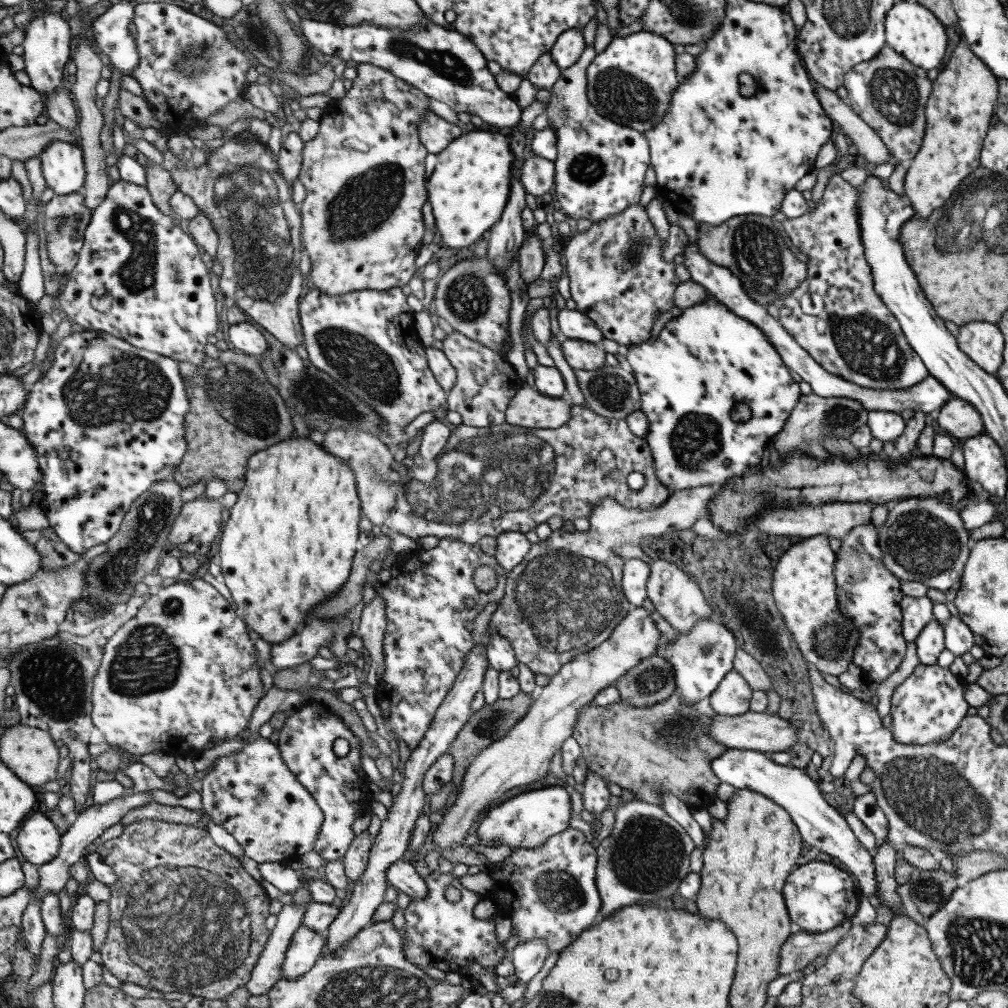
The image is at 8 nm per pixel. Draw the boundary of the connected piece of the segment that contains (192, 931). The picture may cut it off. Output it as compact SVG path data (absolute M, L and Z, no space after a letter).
M141 820L128 824L121 836L100 842L97 852L104 856L104 861L109 863L117 873L118 881L109 886L110 888L110 927L100 954L102 965L105 966L114 977L122 983L131 982L143 988L157 987L162 994L172 994L175 990L184 994L185 997L202 997L208 1000L224 1000L229 994L241 987L245 987L252 978L260 952L267 944L267 928L263 926L267 918L267 896L263 888L257 884L257 880L243 870L243 864L228 850L221 848L213 840L213 835L207 828L195 828L191 824L175 824L162 820Z

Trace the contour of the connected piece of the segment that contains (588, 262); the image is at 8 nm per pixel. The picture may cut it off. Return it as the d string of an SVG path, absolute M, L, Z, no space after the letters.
M639 203L636 205L629 205L624 211L617 214L612 214L612 217L607 217L604 221L591 223L589 228L584 232L572 232L572 234L564 241L563 246L563 267L565 274L569 279L569 293L571 300L575 303L575 310L578 310L581 314L585 314L589 320L595 323L595 326L601 331L602 338L608 338L617 342L623 348L628 345L639 345L640 342L646 341L650 336L651 326L656 319L656 316L660 312L667 312L673 308L674 304L672 301L673 292L677 285L679 285L679 278L675 275L675 265L673 261L667 262L661 257L662 248L660 247L660 236L656 233L653 223L649 220L646 215L646 209L644 209Z

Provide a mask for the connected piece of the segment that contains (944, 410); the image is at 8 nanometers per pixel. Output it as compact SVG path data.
M952 397L939 410L937 424L950 436L969 438L985 434L981 417L974 406Z

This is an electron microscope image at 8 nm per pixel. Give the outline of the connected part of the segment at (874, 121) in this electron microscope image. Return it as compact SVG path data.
M885 46L869 60L852 66L843 78L844 102L880 136L891 157L901 163L912 160L921 148L925 130L924 104L932 86L926 73Z

